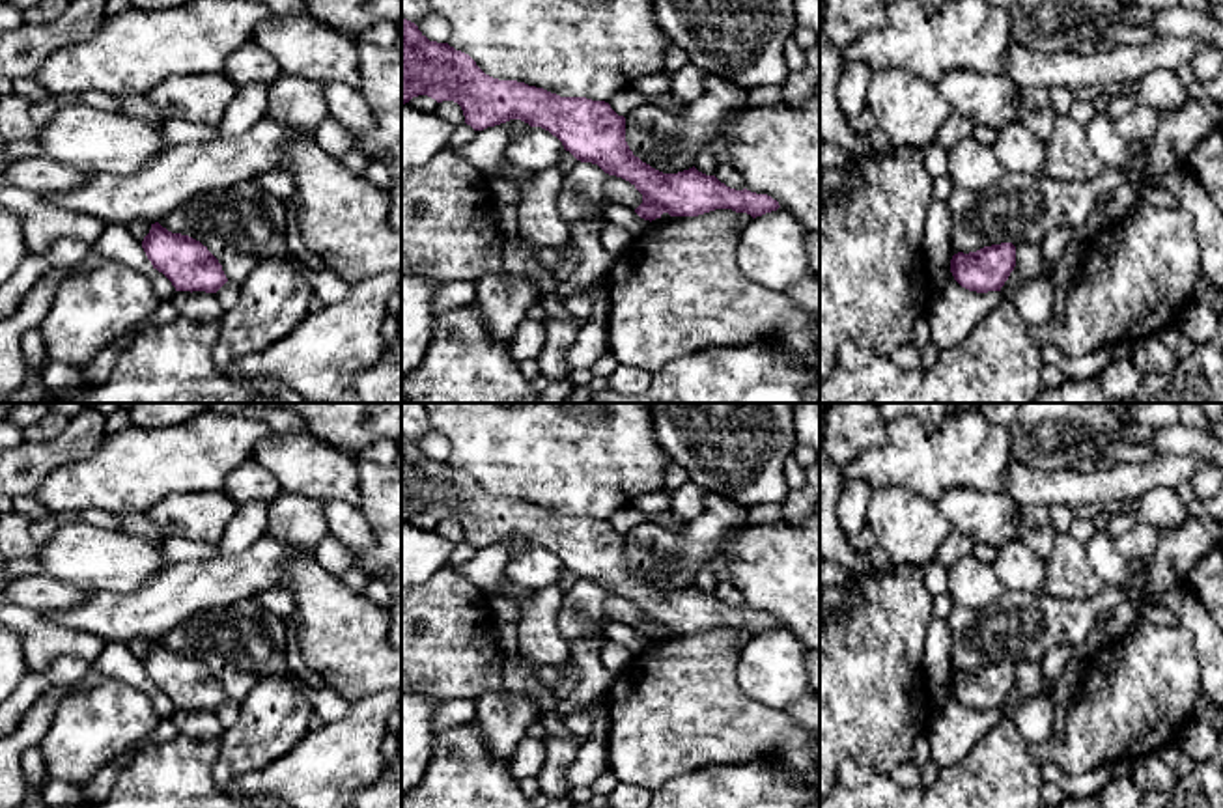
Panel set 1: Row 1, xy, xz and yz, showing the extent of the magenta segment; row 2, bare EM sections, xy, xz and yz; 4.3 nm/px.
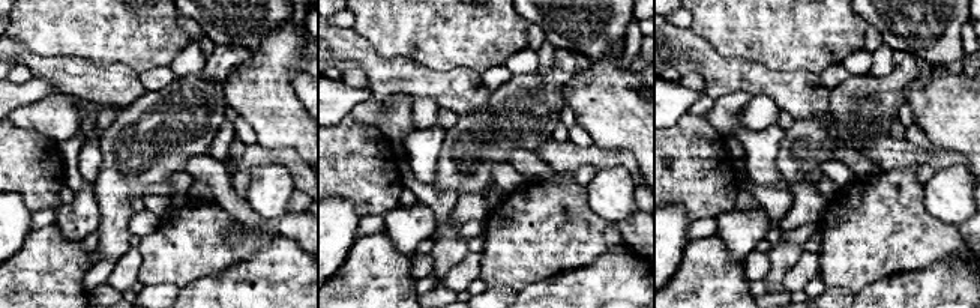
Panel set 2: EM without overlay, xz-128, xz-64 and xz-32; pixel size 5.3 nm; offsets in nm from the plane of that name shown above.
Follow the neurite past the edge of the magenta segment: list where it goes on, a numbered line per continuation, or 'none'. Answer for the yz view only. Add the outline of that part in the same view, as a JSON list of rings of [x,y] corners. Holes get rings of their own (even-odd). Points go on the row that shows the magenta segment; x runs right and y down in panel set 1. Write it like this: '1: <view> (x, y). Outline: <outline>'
none

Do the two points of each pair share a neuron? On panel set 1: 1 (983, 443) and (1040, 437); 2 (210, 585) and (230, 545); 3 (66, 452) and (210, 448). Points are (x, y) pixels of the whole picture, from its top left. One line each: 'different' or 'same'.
1: different
2: different
3: different

